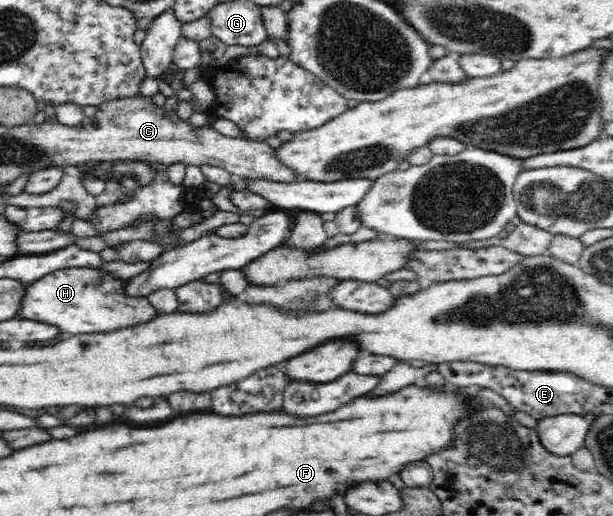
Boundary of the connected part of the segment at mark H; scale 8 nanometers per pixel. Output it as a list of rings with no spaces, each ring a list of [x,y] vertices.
[[[77,267],[51,273],[29,285],[21,303],[23,305],[19,317],[47,325],[59,325],[61,331],[69,331],[73,335],[115,331],[141,321],[149,321],[157,315],[148,298],[129,298],[119,279],[93,267]]]

